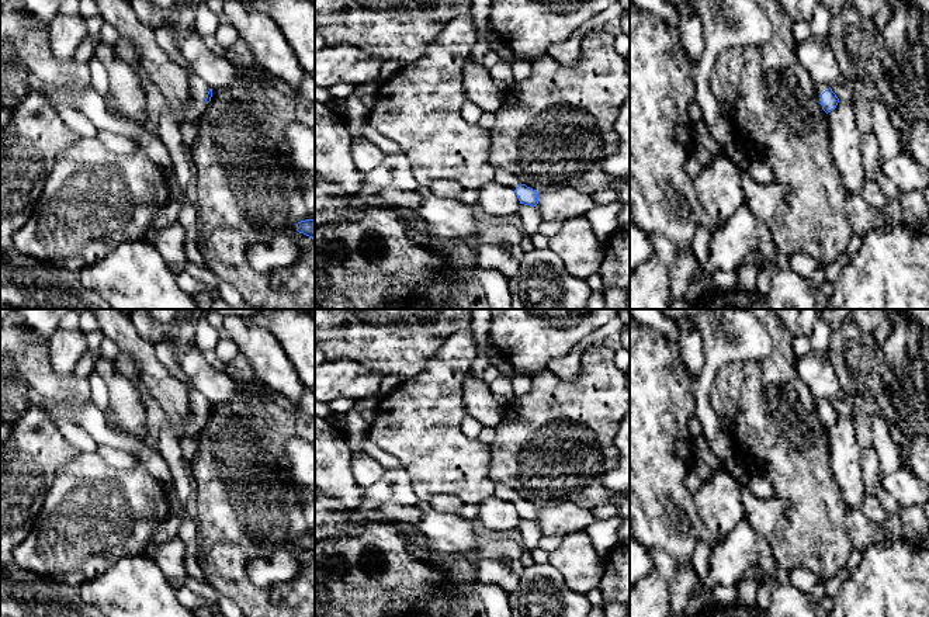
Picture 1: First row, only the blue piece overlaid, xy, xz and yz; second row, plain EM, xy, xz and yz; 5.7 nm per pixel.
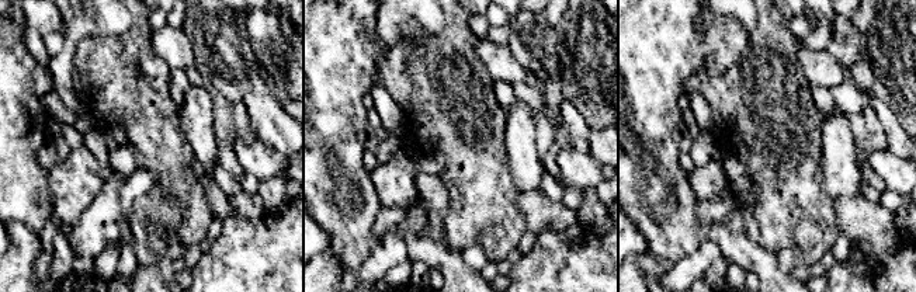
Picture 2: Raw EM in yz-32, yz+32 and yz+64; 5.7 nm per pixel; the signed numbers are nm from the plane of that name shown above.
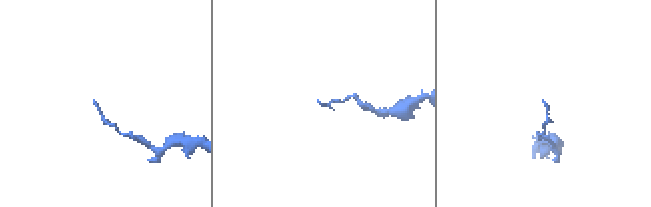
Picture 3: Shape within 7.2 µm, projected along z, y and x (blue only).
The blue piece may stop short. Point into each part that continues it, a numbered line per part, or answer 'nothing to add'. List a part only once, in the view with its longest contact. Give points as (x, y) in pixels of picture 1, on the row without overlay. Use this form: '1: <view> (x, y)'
nothing to add

